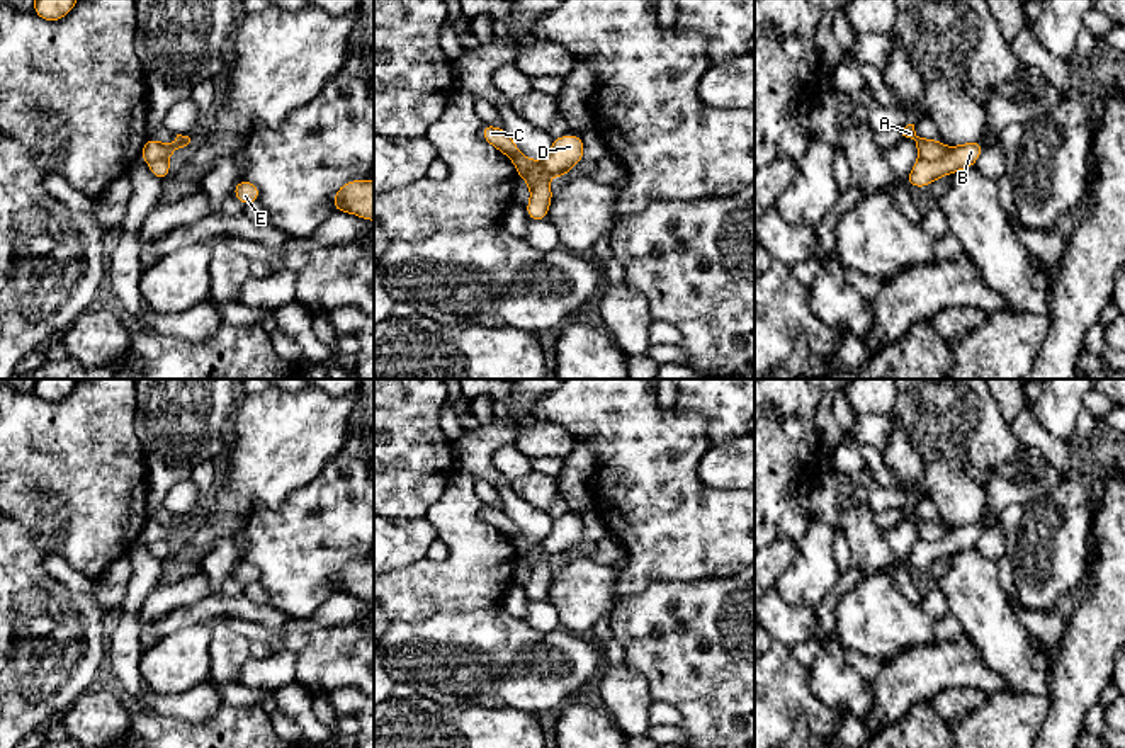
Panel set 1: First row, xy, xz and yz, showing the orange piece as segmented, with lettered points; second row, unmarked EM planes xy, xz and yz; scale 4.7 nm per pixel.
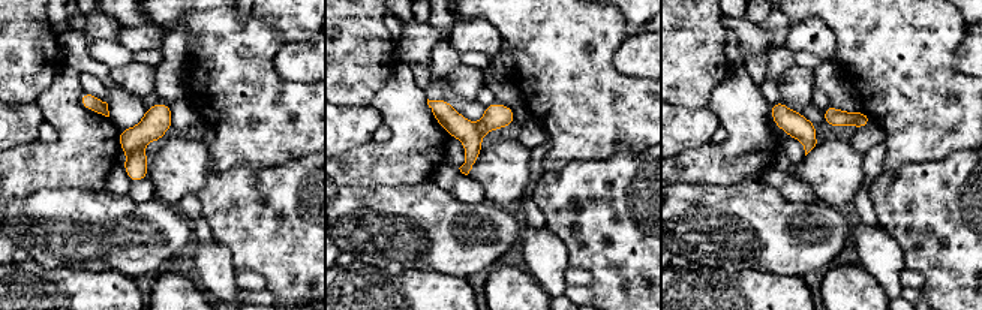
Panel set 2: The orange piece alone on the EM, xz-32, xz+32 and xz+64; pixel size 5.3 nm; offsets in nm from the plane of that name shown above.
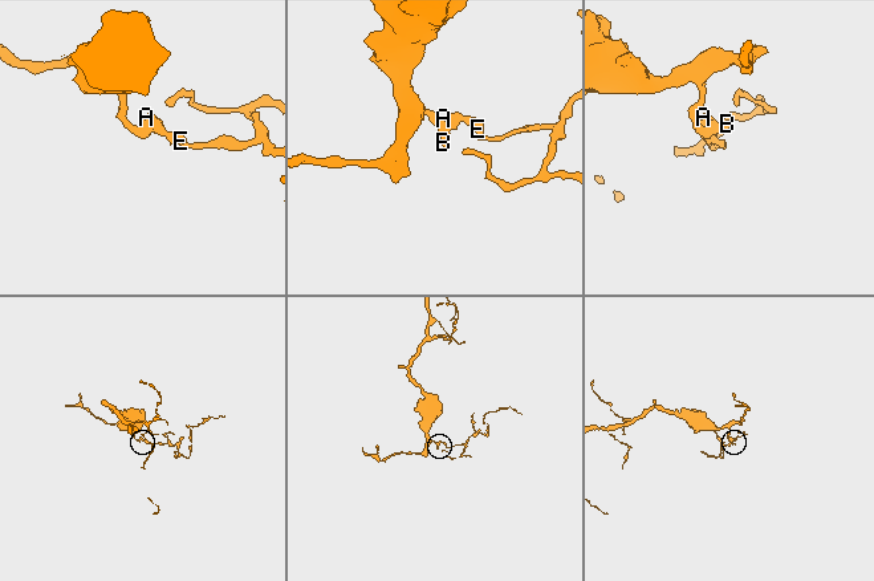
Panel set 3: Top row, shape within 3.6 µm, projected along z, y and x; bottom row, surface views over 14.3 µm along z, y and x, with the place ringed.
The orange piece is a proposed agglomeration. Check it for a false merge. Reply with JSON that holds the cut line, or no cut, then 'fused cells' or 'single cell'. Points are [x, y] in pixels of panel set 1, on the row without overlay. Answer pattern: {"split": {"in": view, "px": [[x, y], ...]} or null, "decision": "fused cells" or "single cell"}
{"split": {"in": "yz", "px": [[947, 531], [937, 539], [920, 541]]}, "decision": "fused cells"}

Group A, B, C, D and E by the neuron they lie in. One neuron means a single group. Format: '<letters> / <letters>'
A D E / B C

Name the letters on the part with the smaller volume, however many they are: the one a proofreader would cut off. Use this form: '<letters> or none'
A, D, E

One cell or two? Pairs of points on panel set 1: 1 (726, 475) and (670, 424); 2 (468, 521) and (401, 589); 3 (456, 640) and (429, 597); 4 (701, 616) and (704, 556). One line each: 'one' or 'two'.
1: two
2: one
3: two
4: two

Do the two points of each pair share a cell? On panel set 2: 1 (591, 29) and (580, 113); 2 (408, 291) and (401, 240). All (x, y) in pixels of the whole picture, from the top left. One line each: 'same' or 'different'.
1: same
2: different

